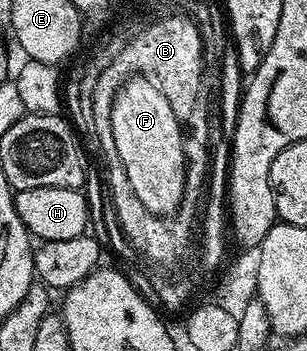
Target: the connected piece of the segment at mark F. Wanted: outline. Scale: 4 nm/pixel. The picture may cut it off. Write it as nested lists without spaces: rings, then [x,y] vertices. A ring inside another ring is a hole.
[[[133,75],[125,82],[114,99],[111,109],[111,128],[114,131],[115,146],[126,168],[126,183],[134,192],[136,201],[143,203],[147,211],[157,217],[168,218],[176,214],[184,199],[185,185],[185,139],[182,122],[171,111],[171,103],[163,99],[163,91],[147,77]]]

